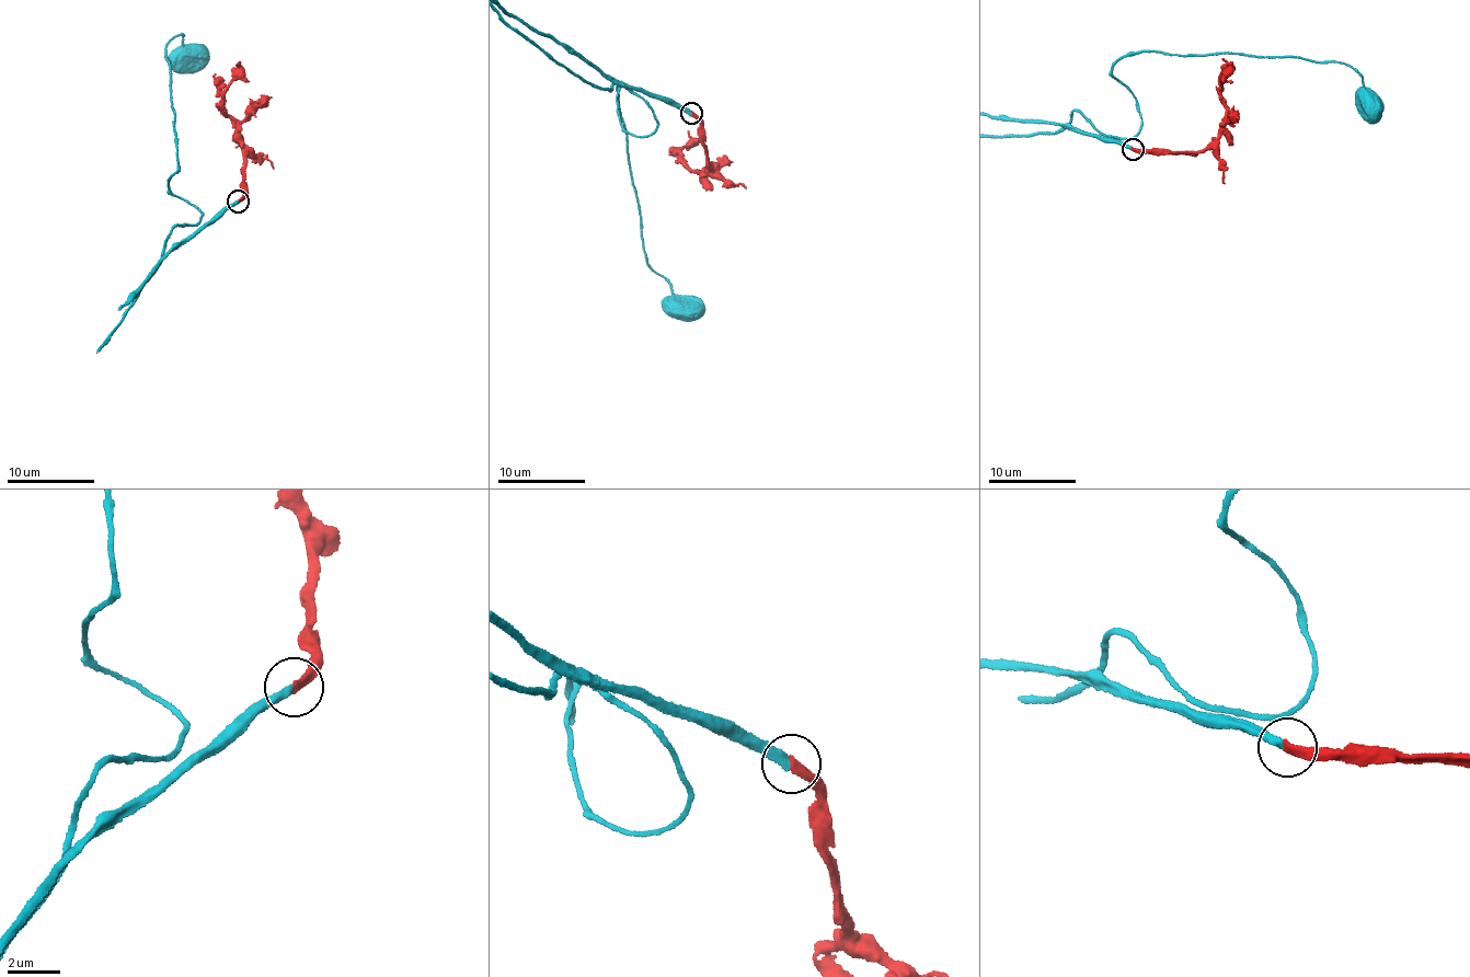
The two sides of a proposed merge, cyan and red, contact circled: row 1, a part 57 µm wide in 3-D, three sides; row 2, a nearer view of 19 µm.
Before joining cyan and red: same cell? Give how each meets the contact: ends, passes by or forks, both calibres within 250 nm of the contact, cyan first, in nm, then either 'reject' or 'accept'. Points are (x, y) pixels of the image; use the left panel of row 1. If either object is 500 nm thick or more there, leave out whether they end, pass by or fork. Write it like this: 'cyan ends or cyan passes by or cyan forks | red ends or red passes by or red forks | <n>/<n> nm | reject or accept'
cyan ends | red ends | 320/320 nm | accept

